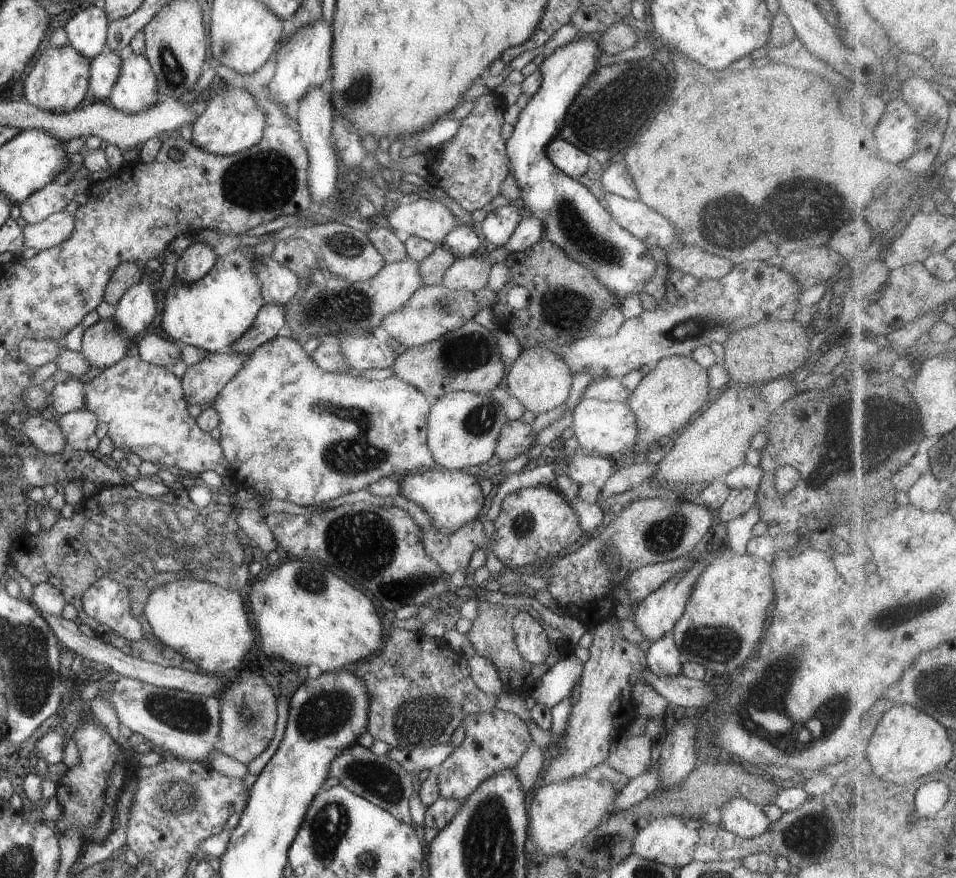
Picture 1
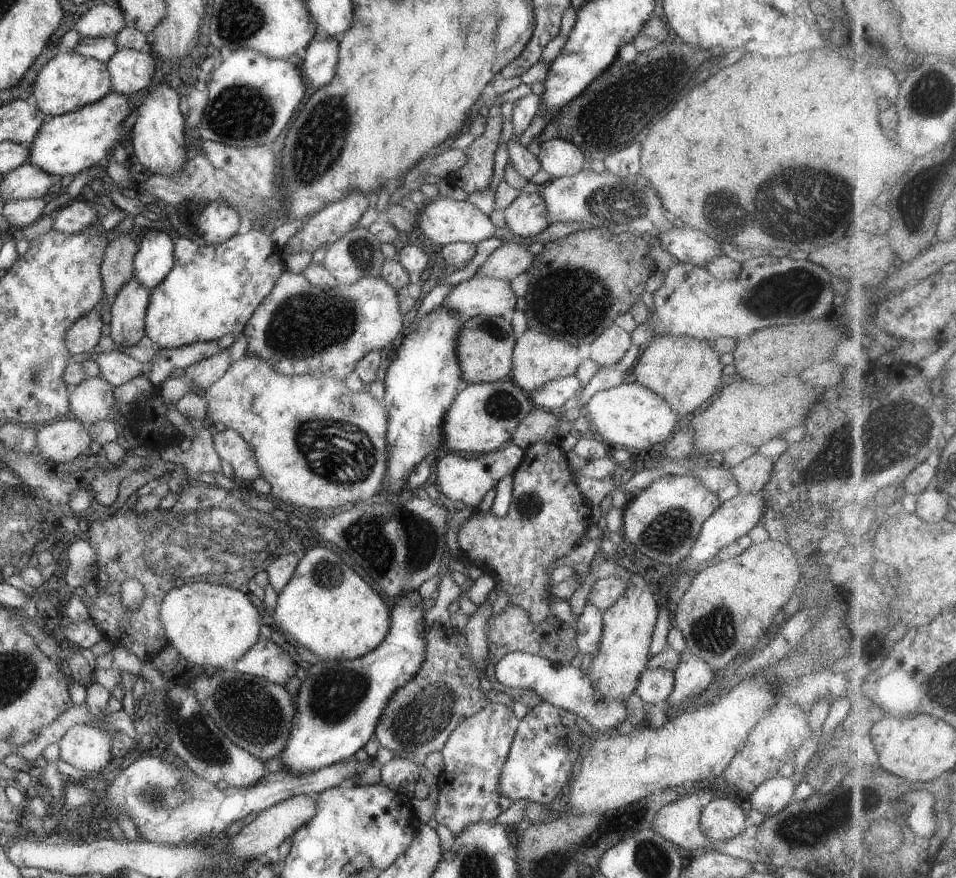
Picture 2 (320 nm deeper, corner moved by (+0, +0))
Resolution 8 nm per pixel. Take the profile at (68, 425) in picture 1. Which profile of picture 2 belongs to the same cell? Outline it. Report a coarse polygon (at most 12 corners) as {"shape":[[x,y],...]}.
{"shape":[[79,419],[38,430],[36,452],[56,464],[87,454],[91,437]]}

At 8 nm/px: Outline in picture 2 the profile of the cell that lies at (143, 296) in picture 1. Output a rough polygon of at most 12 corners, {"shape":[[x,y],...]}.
{"shape":[[149,231],[133,261],[134,278],[154,290],[174,267],[174,242]]}

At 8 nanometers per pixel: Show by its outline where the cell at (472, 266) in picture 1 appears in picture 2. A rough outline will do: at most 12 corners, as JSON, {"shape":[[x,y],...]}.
{"shape":[[504,243],[478,268],[484,278],[509,282],[534,262],[526,244]]}

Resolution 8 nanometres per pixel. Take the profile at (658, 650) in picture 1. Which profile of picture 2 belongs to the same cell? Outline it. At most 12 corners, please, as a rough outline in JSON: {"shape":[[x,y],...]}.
{"shape":[[645,669],[635,694],[650,705],[666,702],[674,674]]}

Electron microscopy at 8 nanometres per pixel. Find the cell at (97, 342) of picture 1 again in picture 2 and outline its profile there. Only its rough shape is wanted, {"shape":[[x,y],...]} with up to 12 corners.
{"shape":[[133,277],[112,300],[110,338],[144,338],[151,290]]}

